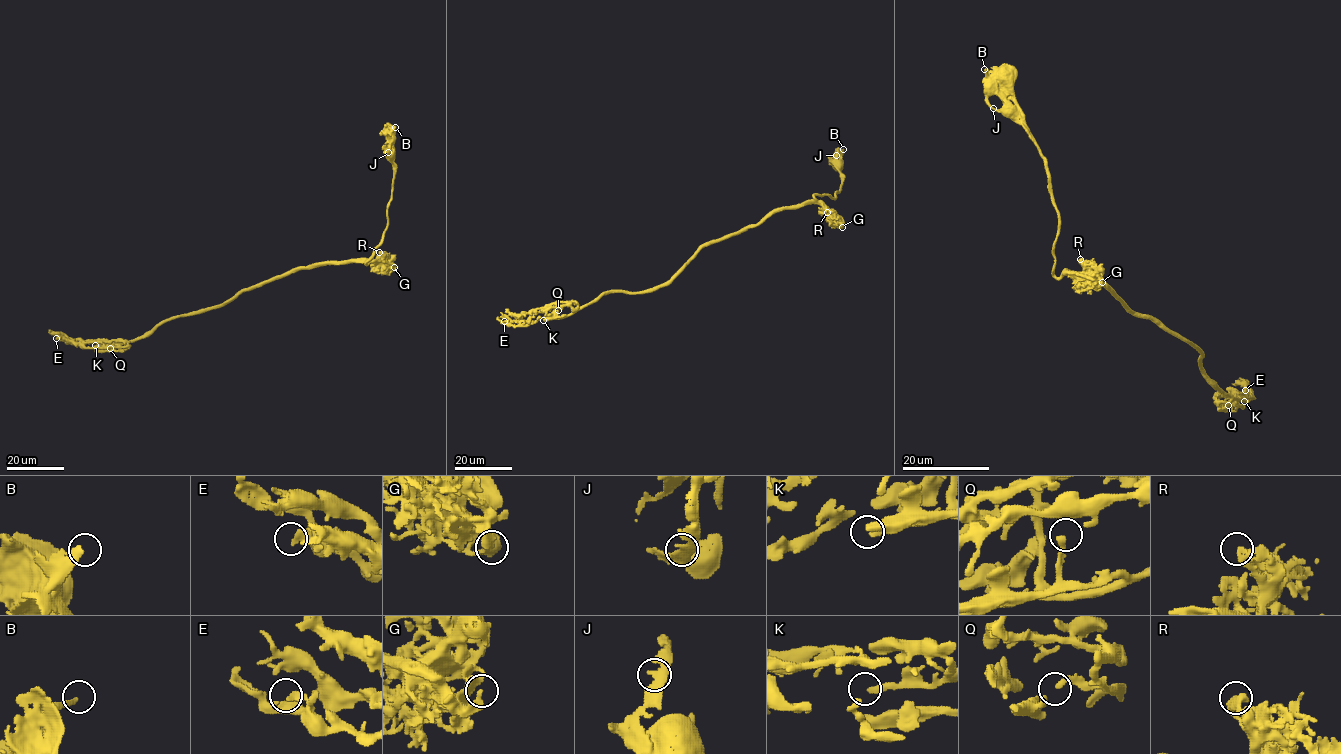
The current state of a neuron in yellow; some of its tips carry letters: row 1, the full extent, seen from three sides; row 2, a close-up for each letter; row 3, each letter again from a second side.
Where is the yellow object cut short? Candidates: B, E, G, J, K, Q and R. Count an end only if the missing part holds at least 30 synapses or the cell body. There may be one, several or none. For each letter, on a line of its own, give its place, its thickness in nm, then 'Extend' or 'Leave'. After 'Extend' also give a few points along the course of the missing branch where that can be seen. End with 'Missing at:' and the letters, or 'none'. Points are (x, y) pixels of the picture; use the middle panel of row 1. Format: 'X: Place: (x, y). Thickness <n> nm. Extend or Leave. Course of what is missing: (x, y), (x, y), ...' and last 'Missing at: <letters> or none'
B: Place: (843, 149). Thickness 280 nm. Leave
E: Place: (504, 321). Thickness 300 nm. Leave
G: Place: (842, 227). Thickness 320 nm. Leave
J: Place: (836, 155). Thickness 280 nm. Leave
K: Place: (543, 320). Thickness 200 nm. Extend. Course of what is missing: (543, 320), (528, 326), (496, 319)
Q: Place: (558, 310). Thickness 180 nm. Leave
R: Place: (827, 212). Thickness 160 nm. Leave
Missing at: K

